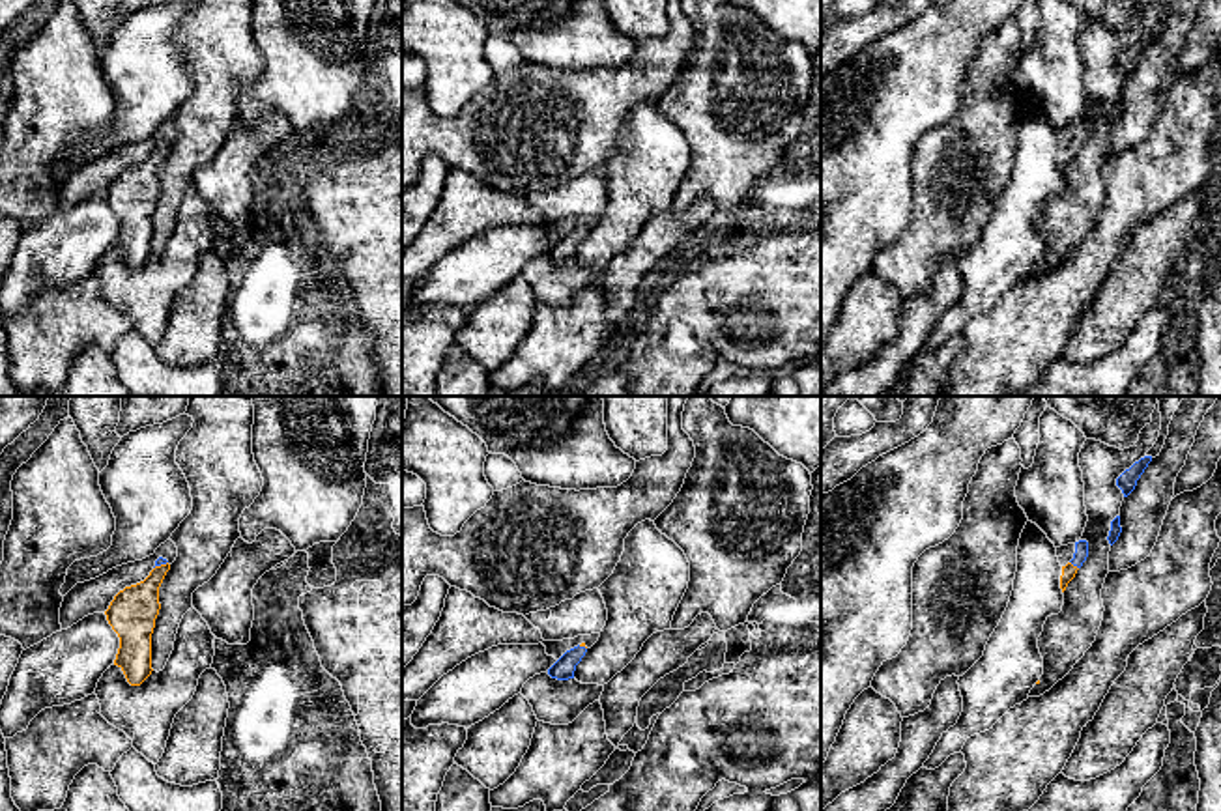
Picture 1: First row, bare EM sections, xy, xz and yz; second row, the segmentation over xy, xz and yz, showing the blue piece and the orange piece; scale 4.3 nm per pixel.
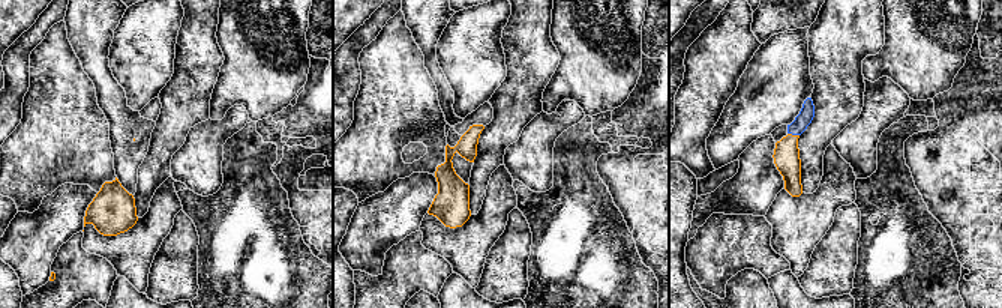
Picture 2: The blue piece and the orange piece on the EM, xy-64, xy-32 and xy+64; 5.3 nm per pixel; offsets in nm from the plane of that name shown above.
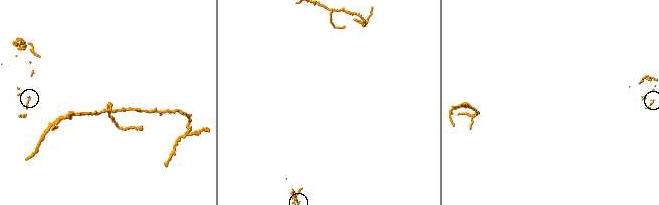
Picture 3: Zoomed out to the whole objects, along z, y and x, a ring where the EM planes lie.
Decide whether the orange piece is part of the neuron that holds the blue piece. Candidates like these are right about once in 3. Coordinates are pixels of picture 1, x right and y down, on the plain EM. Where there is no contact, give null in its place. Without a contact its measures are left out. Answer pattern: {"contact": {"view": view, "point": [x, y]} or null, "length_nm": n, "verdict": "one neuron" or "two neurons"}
{"contact": {"view": "yz", "point": [1074, 146]}, "length_nm": 50, "verdict": "one neuron"}

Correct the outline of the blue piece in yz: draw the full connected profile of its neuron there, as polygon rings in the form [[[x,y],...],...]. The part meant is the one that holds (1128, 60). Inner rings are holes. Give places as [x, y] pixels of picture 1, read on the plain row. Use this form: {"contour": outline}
{"contour": [[[1144,37],[1116,60],[1116,67],[1122,71],[1124,78],[1128,78],[1135,71],[1137,62],[1141,60],[1150,43],[1152,37]]]}

